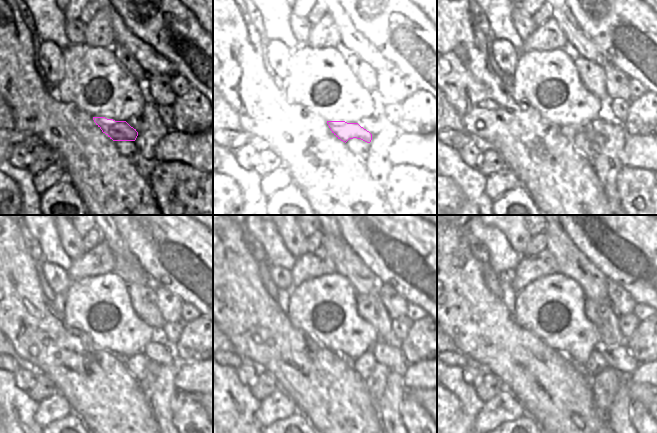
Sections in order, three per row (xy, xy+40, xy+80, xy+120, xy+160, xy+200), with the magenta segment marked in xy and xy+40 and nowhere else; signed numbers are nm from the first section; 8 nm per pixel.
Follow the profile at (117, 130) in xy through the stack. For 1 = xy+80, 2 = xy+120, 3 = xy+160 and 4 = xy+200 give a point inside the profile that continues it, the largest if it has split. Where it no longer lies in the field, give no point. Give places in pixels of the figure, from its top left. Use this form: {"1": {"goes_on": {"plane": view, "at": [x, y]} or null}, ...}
{"1": {"goes_on": {"plane": "xy+80", "at": [569, 131]}}, "2": {"goes_on": {"plane": "xy+120", "at": [153, 369]}}, "3": {"goes_on": {"plane": "xy+160", "at": [376, 383]}}, "4": {"goes_on": {"plane": "xy+200", "at": [605, 384]}}}

